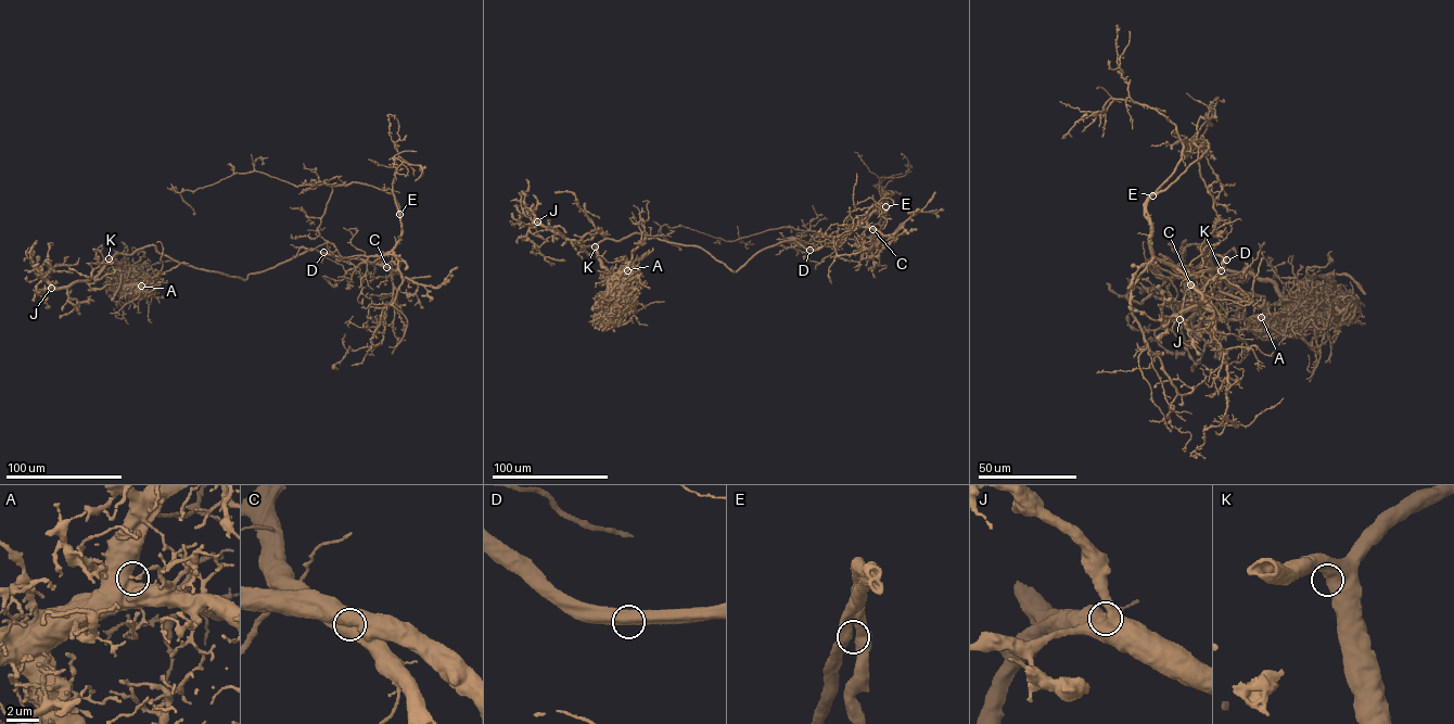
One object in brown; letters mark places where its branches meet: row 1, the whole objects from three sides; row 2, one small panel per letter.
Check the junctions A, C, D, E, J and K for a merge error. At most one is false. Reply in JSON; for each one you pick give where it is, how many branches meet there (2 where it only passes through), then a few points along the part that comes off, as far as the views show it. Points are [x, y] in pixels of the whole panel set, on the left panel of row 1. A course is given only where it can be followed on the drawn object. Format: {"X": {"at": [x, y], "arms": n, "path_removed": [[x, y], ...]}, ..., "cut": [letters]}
{"C": {"at": [386, 267], "arms": 1, "path_removed": [[386, 267], [381, 257], [402, 233], [399, 205], [371, 186], [237, 173], [175, 188], [194, 215]]}, "cut": ["C"]}

